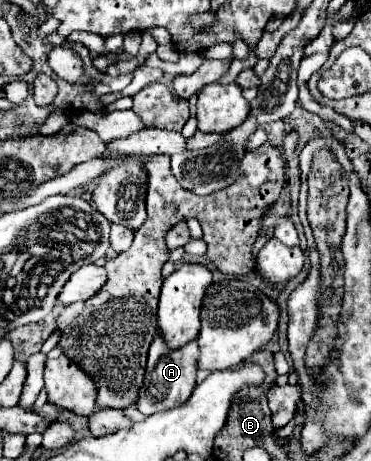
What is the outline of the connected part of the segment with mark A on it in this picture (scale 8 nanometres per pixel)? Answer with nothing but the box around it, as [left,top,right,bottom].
[135,333,199,415]

